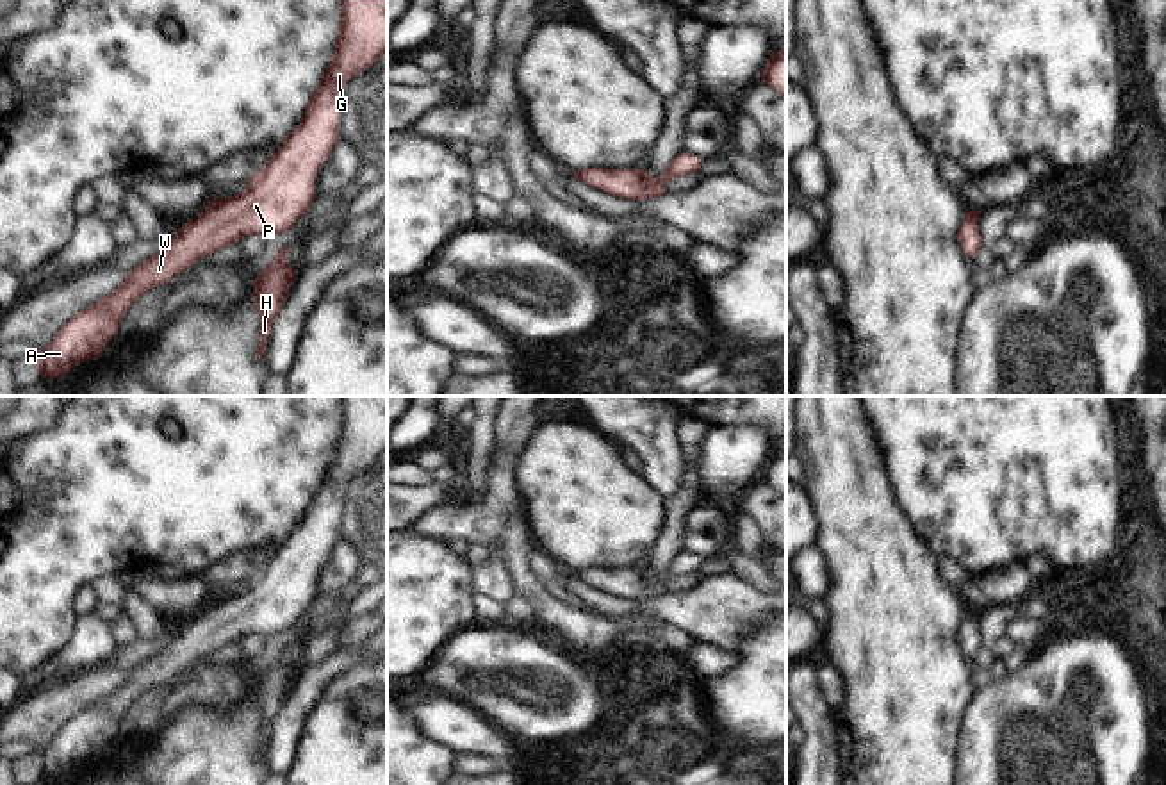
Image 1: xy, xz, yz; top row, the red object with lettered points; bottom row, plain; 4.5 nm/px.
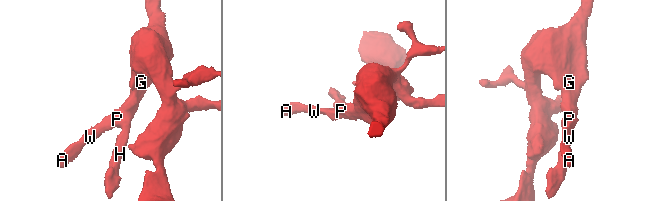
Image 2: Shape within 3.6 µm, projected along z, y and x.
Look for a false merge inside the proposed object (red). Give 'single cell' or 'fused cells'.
single cell

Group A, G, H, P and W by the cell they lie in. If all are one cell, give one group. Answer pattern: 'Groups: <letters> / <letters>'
Groups: A G H P W

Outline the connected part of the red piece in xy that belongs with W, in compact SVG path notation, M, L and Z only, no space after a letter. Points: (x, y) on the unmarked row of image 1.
M341 396L339 439L298 526L259 573L248 574L244 591L212 598L162 649L128 671L109 696L75 714L41 749L39 774L62 778L78 762L96 760L118 735L128 708L200 657L246 635L267 639L294 628L314 603L317 571L341 539L344 487L385 453L387 396Z

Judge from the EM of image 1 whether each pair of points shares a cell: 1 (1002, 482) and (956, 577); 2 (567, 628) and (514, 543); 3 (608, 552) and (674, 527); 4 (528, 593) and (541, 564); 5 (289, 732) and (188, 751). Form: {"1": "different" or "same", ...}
{"1": "different", "2": "same", "3": "different", "4": "different", "5": "different"}

